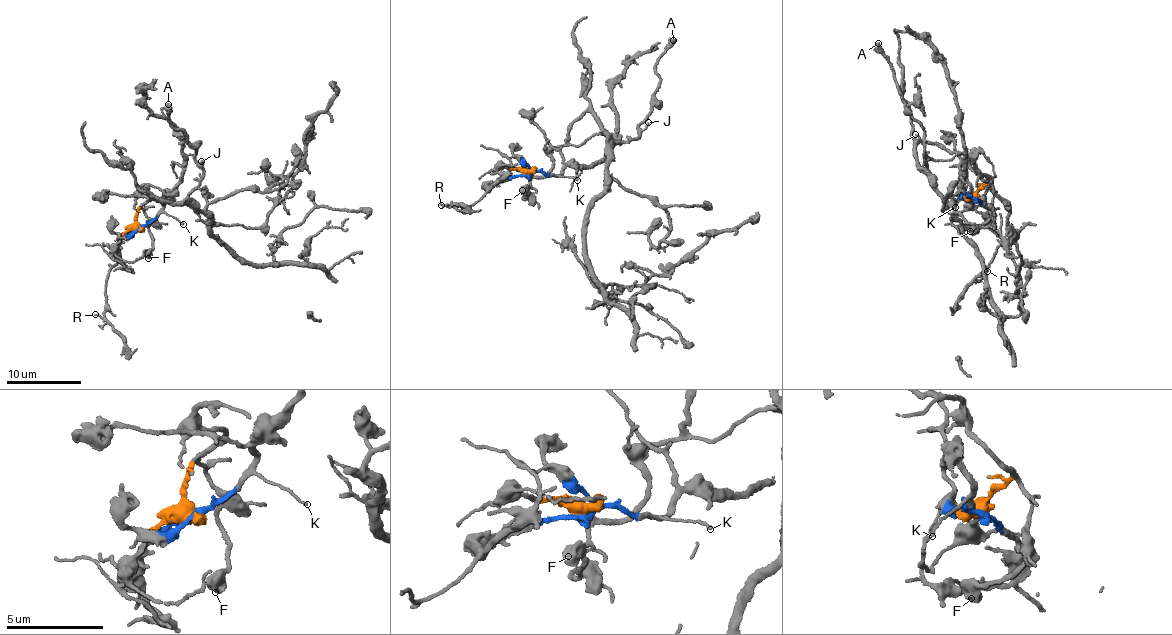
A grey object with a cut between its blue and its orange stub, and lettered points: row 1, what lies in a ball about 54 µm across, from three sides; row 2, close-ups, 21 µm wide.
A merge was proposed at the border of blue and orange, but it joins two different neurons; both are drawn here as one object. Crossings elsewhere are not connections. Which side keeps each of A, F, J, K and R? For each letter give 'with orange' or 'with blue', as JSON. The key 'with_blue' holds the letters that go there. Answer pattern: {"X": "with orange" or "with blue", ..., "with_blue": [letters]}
{"A": "with orange", "F": "with orange", "J": "with orange", "K": "with blue", "R": "with blue", "with_blue": ["K", "R"]}

